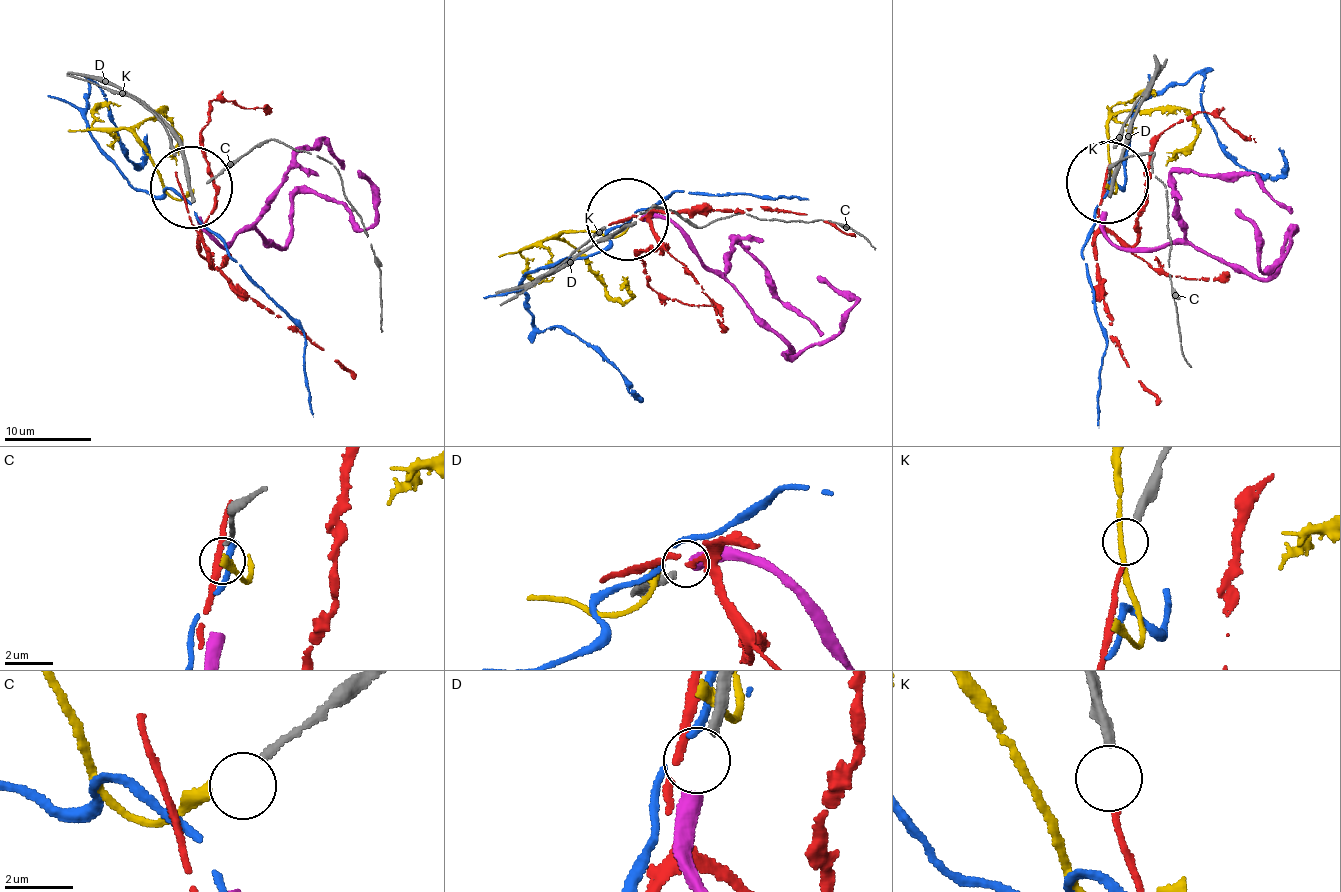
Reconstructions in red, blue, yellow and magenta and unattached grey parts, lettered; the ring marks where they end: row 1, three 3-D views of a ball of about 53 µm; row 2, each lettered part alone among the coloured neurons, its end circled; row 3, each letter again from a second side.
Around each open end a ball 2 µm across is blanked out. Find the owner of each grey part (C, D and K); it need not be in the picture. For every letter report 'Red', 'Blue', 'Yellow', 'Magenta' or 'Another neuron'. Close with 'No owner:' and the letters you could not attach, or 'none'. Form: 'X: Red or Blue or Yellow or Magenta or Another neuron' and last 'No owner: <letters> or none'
C: Yellow
D: Magenta
K: Red
No owner: none

